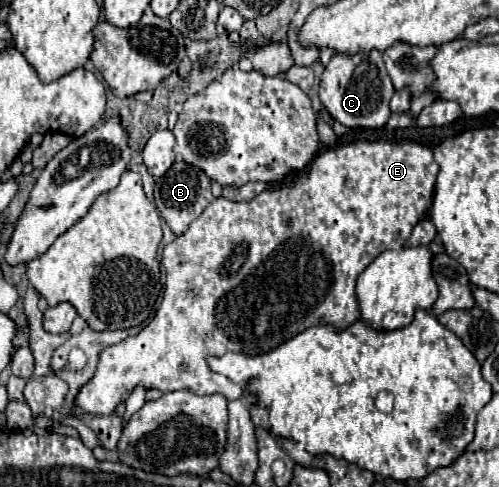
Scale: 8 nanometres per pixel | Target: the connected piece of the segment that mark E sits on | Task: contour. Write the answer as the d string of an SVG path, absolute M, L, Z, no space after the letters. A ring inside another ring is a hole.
M404 140L404 142L350 142L350 144L342 144L342 146L332 146L322 150L312 164L300 172L296 178L286 180L282 184L278 184L276 188L268 188L262 194L254 196L248 202L232 202L224 196L216 198L210 206L206 206L206 210L190 224L190 228L178 236L174 242L170 242L164 252L162 252L162 266L166 268L166 288L164 288L164 296L162 296L162 304L154 316L154 320L136 336L126 338L124 342L116 344L116 346L108 346L102 354L100 354L100 362L98 362L98 370L94 374L94 378L80 390L76 404L80 408L84 408L90 414L112 414L116 404L126 400L128 394L134 390L134 386L144 386L144 388L156 388L160 392L174 392L174 390L182 390L182 388L190 388L196 394L222 394L226 400L236 400L244 394L244 390L238 384L232 384L228 378L214 374L208 370L206 366L206 356L222 356L226 352L244 352L244 354L262 354L268 352L272 348L276 348L278 344L290 340L292 336L296 336L298 332L310 328L310 326L318 326L318 324L332 324L336 328L346 328L352 322L356 322L360 318L360 304L356 298L356 280L358 276L366 270L366 266L384 250L388 248L402 248L414 228L414 224L428 212L428 208L432 206L432 196L434 196L434 182L438 176L438 164L434 162L434 154L428 146L422 146L414 140Z

